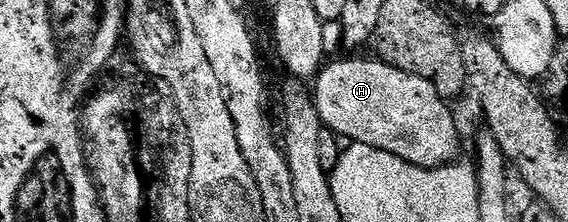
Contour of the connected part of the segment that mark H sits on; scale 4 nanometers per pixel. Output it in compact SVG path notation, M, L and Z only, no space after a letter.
M372 58L372 60L339 60L336 64L330 64L328 63L313 81L313 87L315 87L313 99L317 106L317 114L321 118L326 131L334 132L336 136L353 144L364 144L365 146L373 146L377 150L385 150L389 154L393 154L418 168L442 168L444 164L450 164L458 157L455 155L459 152L459 128L455 125L455 116L451 113L450 106L447 105L450 103L444 96L437 94L437 90L429 82L425 82L425 78L417 78L413 74L405 74L401 70L383 63L378 58Z

